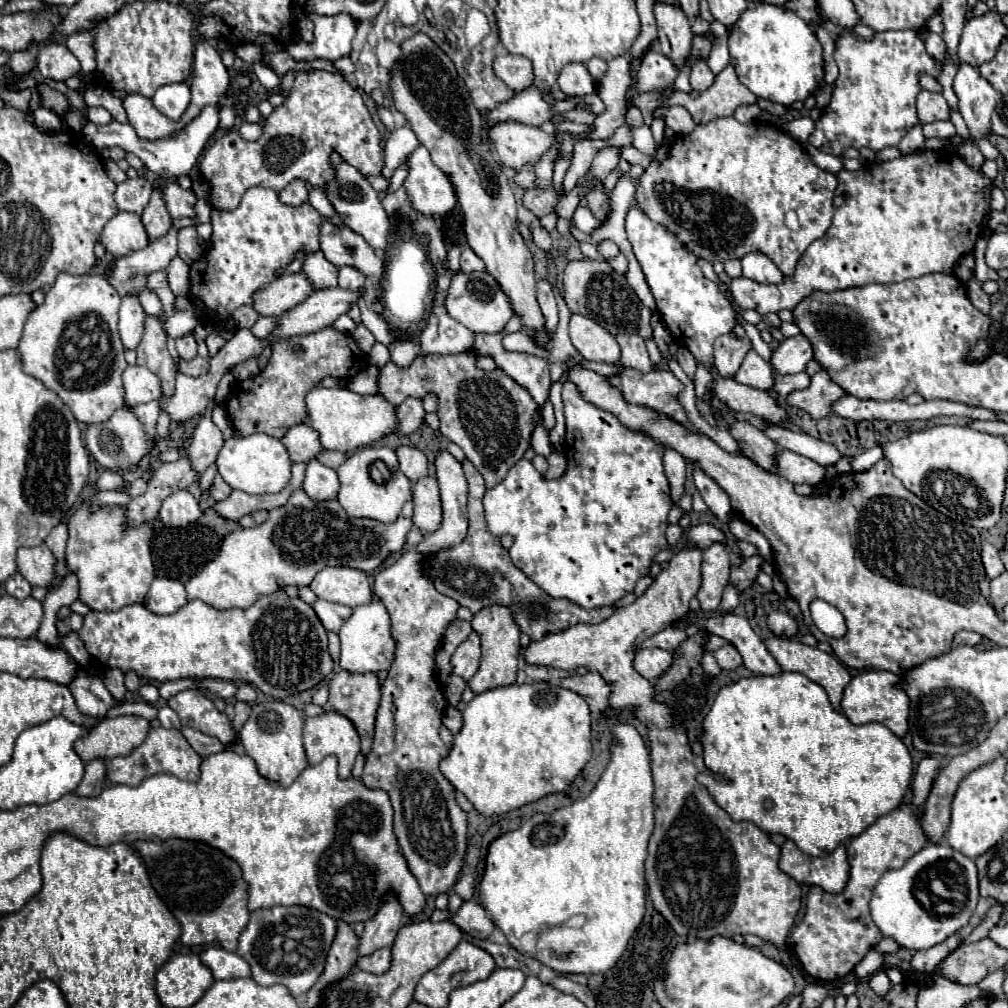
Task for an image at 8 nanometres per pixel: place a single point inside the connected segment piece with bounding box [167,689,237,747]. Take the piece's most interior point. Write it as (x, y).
(195, 710)

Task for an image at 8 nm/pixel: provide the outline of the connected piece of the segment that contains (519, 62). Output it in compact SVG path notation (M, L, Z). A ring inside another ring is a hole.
M509 53L495 57L493 71L513 93L531 87L531 63L525 57Z

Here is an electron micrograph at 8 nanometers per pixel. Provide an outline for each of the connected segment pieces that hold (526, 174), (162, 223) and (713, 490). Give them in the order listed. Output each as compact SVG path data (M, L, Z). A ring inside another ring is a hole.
M527 163L527 165L523 165L521 169L517 169L517 173L515 173L515 183L521 187L521 189L535 189L535 181L537 181L537 177L535 177L535 165L531 165L531 163Z
M153 187L153 195L151 195L141 219L143 219L143 225L145 225L151 241L163 237L163 233L167 233L167 229L173 225L173 219L167 213L167 207L163 201L161 187Z
M695 469L693 473L693 481L697 485L697 491L701 493L703 501L707 503L707 507L721 519L721 521L727 521L727 513L731 511L731 505L729 505L729 495L703 471L703 469Z

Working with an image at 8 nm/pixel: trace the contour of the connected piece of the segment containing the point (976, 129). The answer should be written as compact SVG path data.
M967 63L959 65L953 91L959 99L959 111L971 131L971 137L975 137L975 145L985 155L985 159L997 159L999 151L985 137L991 131L991 113L1001 101L1001 93L995 91L991 83Z

